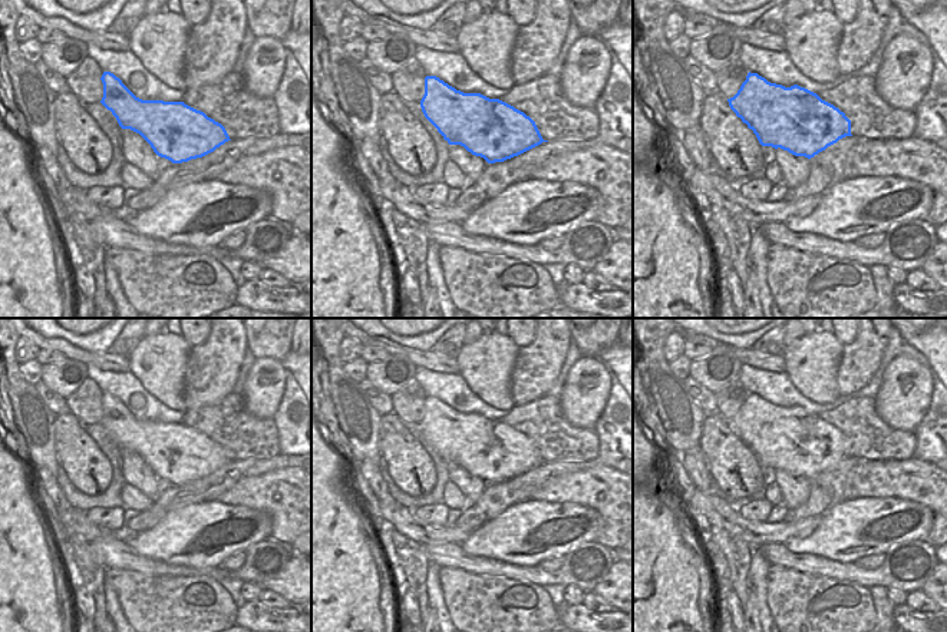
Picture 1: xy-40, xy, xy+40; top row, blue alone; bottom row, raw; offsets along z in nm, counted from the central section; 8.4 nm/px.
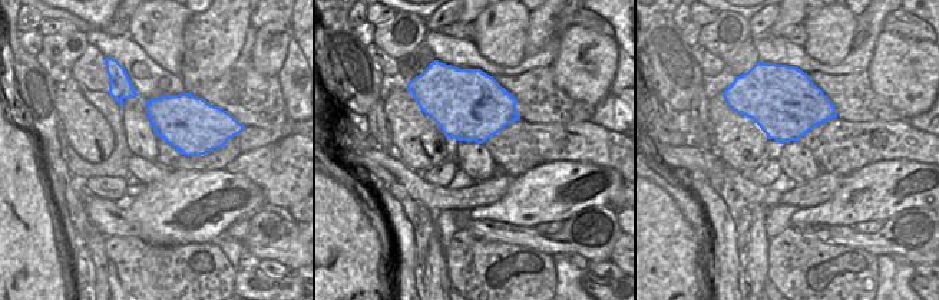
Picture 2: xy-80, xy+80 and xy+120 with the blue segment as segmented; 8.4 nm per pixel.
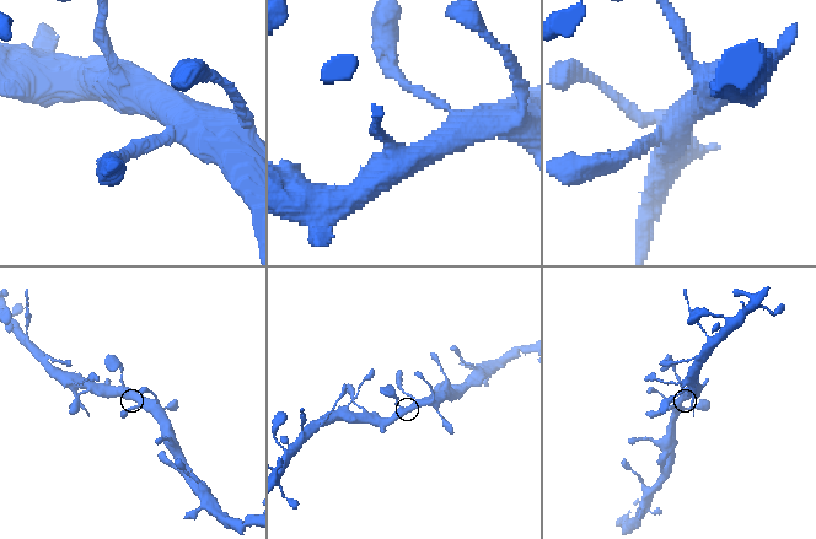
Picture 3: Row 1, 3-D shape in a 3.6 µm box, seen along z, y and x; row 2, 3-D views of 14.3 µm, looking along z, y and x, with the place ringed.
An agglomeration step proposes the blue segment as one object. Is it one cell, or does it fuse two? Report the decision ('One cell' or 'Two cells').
One cell

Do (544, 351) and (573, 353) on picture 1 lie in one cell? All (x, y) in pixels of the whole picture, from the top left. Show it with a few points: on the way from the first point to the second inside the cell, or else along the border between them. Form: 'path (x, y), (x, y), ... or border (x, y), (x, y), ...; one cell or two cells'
border (570, 340), (563, 366), (553, 383); two cells

